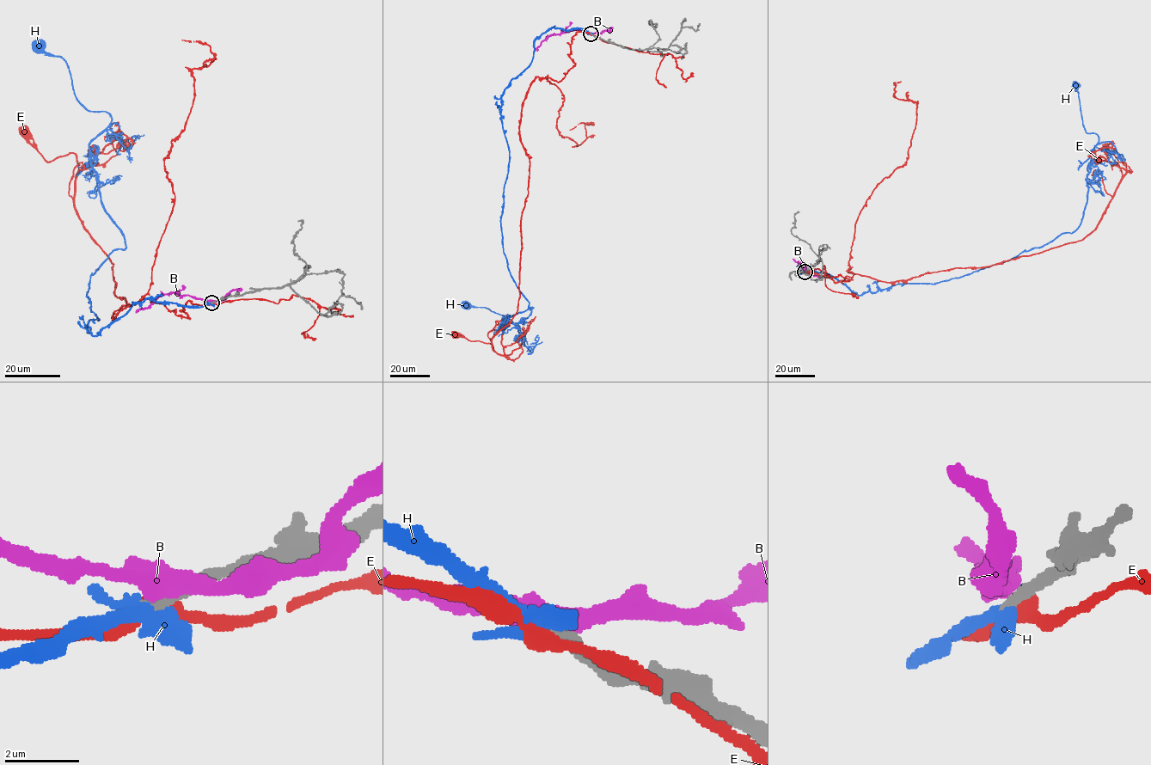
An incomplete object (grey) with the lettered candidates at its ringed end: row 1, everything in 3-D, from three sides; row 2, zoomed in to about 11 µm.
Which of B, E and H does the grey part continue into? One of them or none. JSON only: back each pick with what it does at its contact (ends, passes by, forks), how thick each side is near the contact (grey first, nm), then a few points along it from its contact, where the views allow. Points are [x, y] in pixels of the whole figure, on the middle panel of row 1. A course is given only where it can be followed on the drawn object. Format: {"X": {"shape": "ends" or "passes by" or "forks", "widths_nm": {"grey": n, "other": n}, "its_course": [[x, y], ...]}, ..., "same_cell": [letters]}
{"H": {"shape": "forks", "widths_nm": {"grey": 420, "other": 360}, "its_course": [[591, 33], [543, 33], [502, 97], [503, 251], [528, 308], [503, 316], [518, 327], [465, 304]]}, "same_cell": ["H"]}

